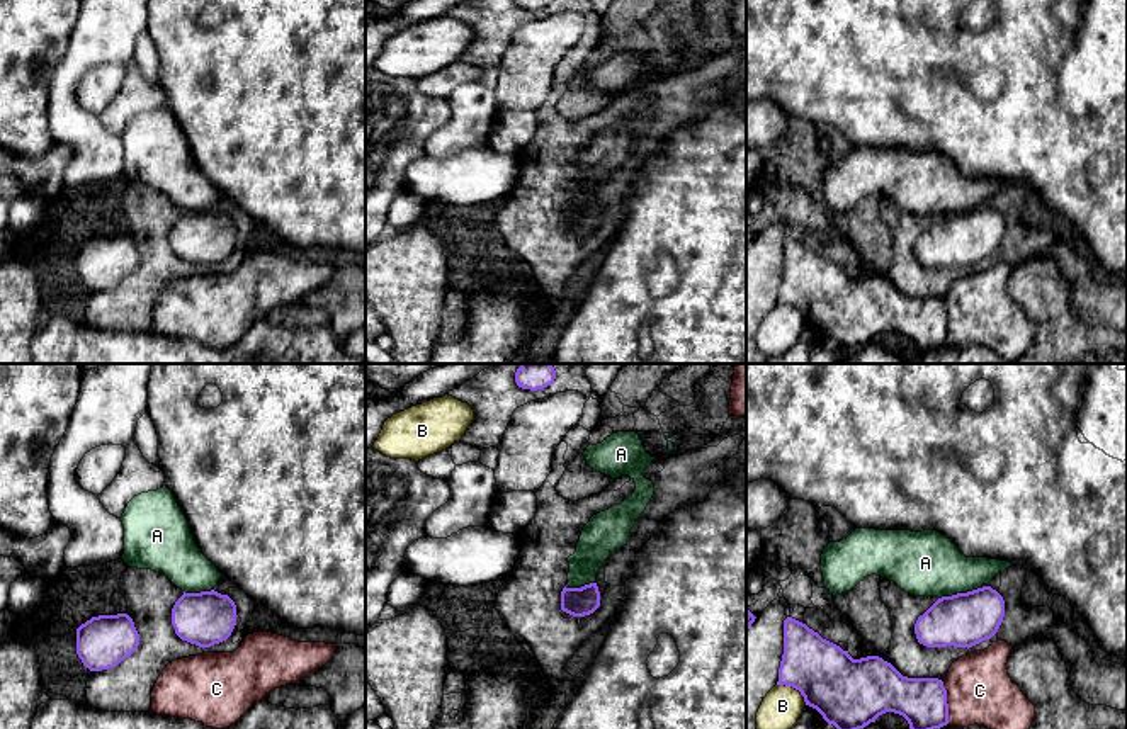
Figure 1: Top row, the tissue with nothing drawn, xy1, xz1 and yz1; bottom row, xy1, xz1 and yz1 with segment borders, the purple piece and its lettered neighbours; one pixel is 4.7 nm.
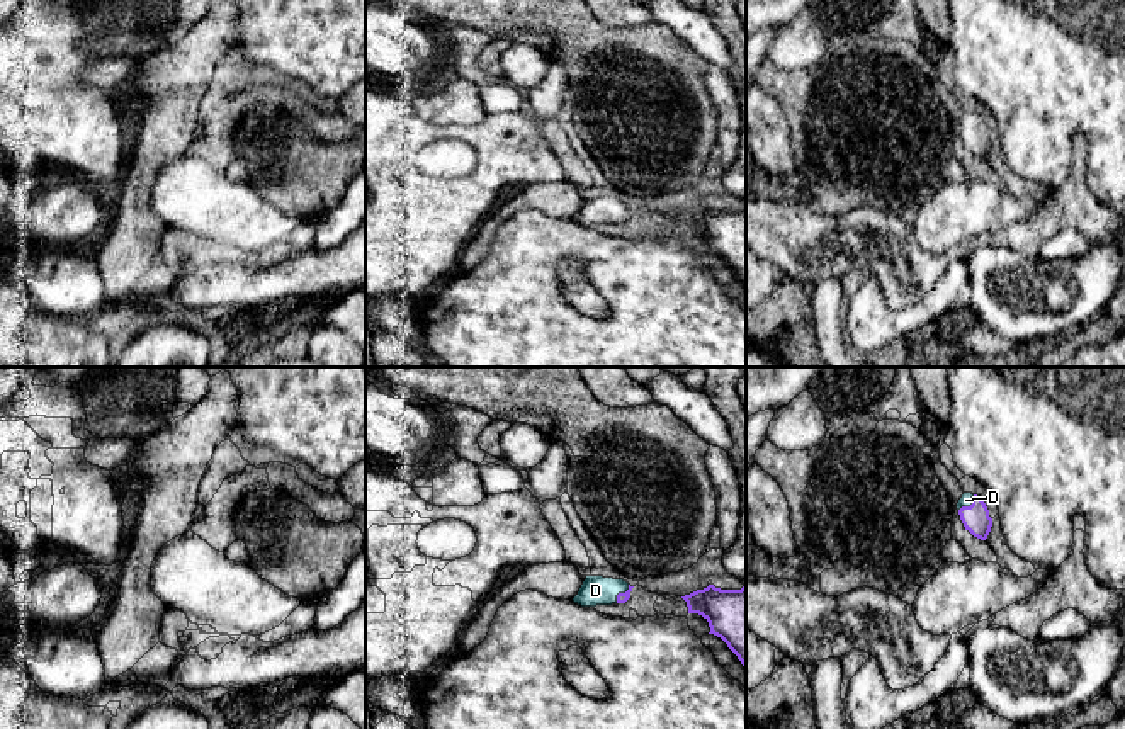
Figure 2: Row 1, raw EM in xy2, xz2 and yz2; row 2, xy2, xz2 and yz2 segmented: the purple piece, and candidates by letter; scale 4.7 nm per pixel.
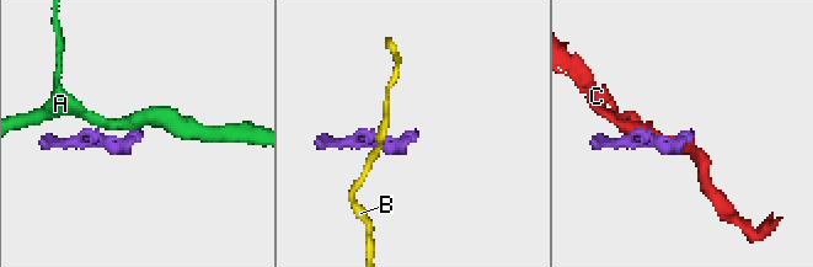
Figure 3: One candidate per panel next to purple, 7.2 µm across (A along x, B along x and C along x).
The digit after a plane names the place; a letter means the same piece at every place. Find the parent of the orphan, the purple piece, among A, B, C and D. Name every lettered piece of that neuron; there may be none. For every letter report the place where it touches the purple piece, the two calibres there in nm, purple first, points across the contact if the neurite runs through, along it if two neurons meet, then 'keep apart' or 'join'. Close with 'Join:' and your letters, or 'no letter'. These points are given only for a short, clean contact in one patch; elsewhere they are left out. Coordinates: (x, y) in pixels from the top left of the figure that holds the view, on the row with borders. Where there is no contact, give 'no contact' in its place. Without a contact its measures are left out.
A: yz1 (959, 593) | 260/300 nm | along yz1 (979, 587), (939, 599) | keep apart
B: yz1 (794, 687) | 320/190 nm | keep apart
C: yz1 (945, 702) | 220/320 nm | along yz1 (940, 680), (945, 690), (949, 723) | keep apart
D: yz2 (971, 505) | 130/60 nm | across yz2 (976, 519), (971, 505), (966, 500) | join
Join: D

